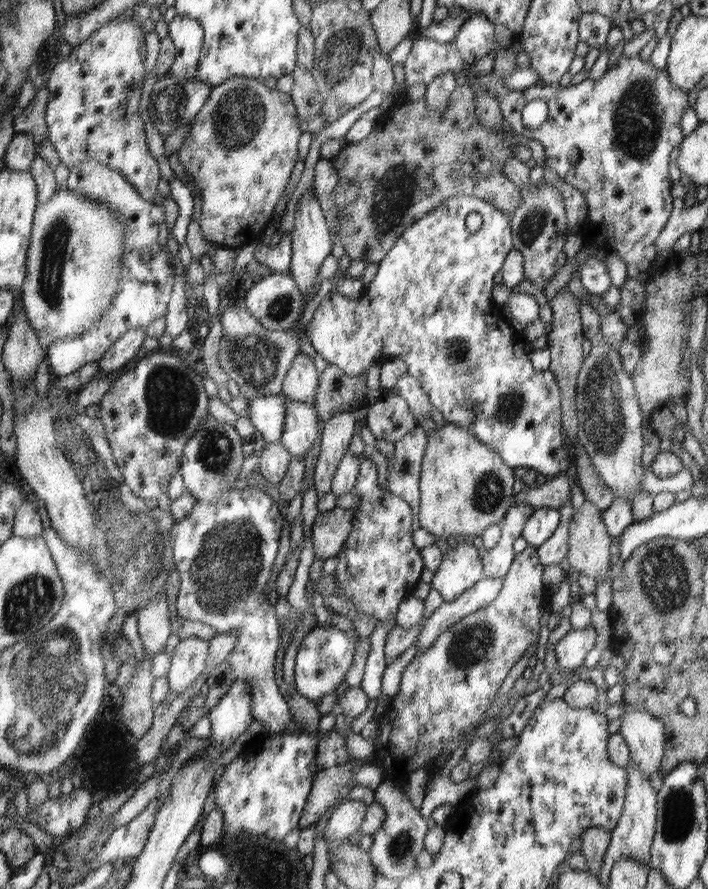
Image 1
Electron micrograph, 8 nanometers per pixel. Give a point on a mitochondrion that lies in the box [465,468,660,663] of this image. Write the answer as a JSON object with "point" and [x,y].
{"point":[488,492]}

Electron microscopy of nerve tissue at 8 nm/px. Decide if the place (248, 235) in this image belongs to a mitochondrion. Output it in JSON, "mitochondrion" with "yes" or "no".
{"mitochondrion":"no"}

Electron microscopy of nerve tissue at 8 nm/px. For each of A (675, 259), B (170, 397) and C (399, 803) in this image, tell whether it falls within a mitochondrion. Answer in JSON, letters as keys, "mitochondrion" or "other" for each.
{"A":"other","B":"mitochondrion","C":"other"}

